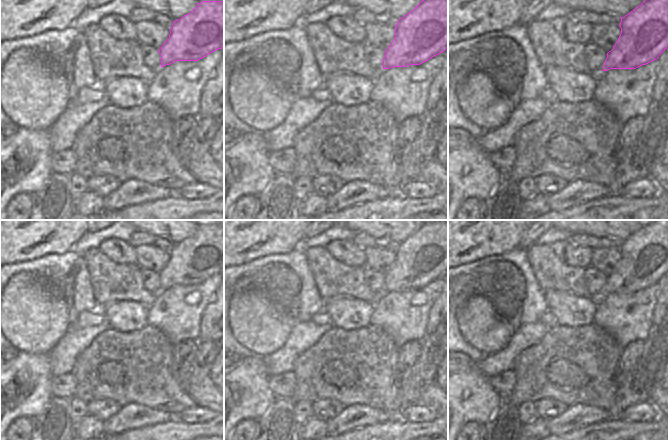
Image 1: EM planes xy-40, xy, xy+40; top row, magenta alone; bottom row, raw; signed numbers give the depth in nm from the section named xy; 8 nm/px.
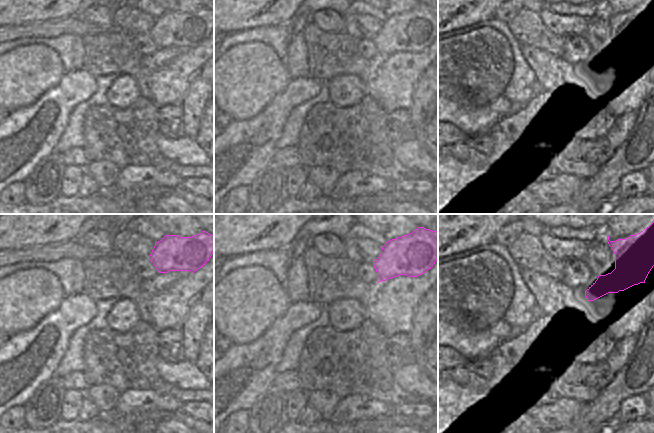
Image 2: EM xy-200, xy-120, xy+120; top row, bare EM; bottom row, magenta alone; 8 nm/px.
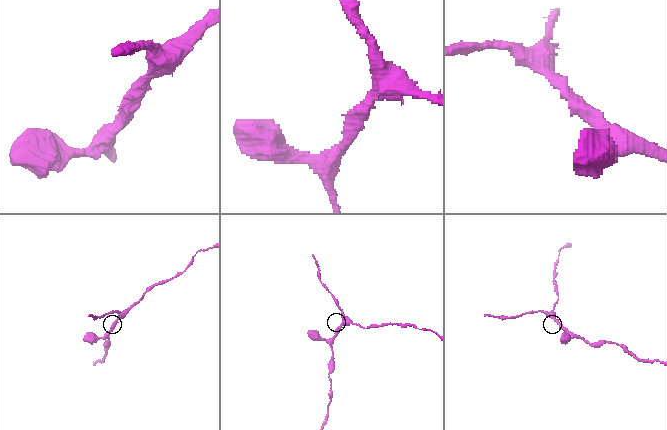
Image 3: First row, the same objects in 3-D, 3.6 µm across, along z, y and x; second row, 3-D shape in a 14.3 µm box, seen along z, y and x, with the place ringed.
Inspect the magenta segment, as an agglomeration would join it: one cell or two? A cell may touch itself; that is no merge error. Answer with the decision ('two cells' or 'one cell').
two cells

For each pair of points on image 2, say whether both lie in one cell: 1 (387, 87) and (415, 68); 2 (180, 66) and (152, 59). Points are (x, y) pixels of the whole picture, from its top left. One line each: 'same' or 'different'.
1: same
2: different

